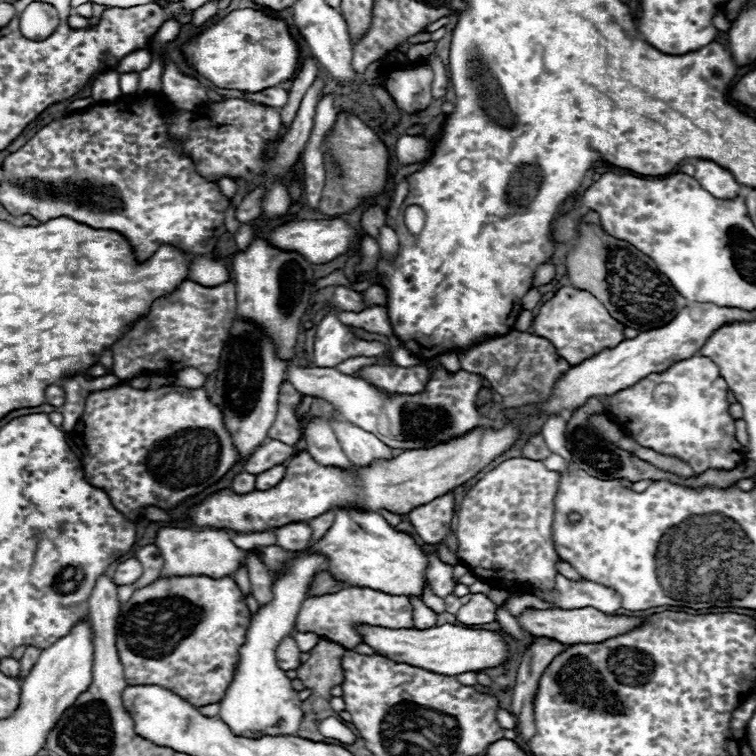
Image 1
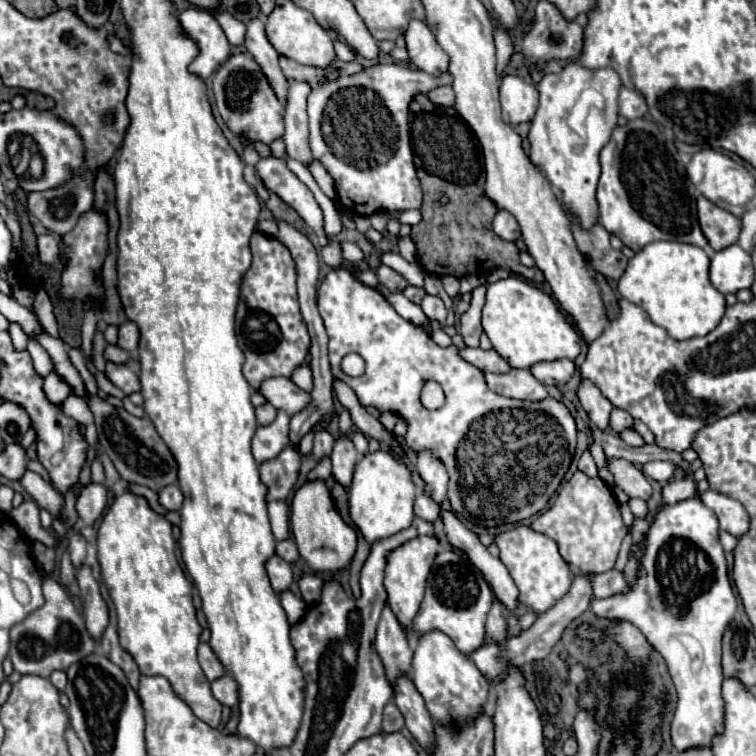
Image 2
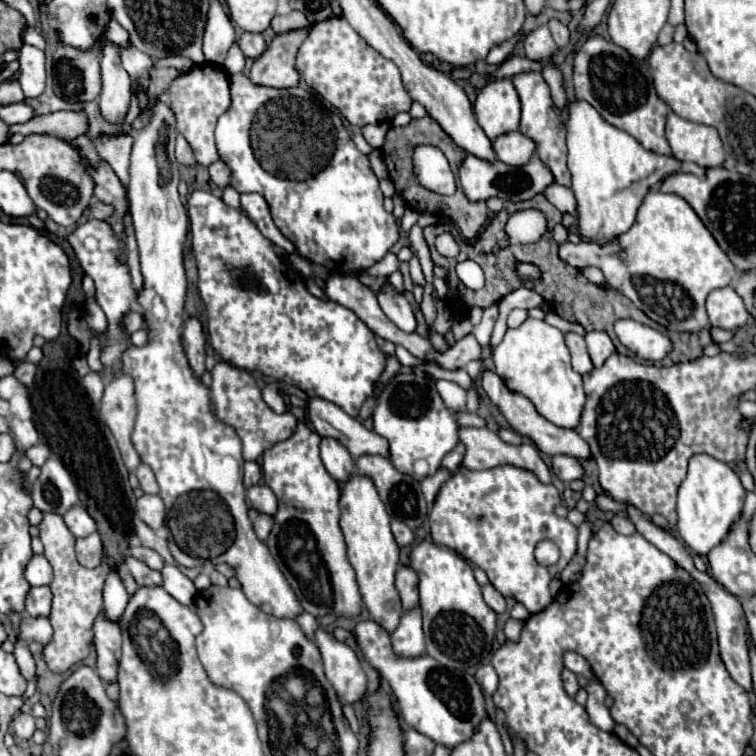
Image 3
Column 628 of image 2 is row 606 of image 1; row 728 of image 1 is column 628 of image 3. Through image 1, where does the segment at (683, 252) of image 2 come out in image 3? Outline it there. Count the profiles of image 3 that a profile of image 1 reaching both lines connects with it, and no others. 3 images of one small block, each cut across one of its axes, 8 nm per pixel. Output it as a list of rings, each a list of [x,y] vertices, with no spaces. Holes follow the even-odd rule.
[[[660,190],[650,192],[644,198],[638,210],[638,220],[626,234],[618,236],[606,246],[598,246],[596,242],[586,240],[580,244],[572,244],[570,240],[566,240],[560,244],[560,258],[580,270],[584,266],[598,266],[604,272],[608,286],[628,296],[648,318],[666,326],[668,330],[684,330],[684,332],[698,332],[702,328],[708,328],[708,316],[704,308],[706,296],[716,288],[728,286],[736,270],[730,258],[724,254],[724,250],[710,234],[710,230],[692,210],[692,206],[678,194],[664,194]]]

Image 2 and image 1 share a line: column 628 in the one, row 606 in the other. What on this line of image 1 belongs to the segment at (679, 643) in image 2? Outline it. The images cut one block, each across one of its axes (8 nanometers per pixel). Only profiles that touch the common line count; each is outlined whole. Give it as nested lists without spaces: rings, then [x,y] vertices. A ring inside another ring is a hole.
[[[556,574],[554,588],[542,598],[546,604],[556,604],[560,608],[584,608],[592,606],[602,614],[614,614],[622,608],[622,596],[592,580],[568,580],[562,574]]]

